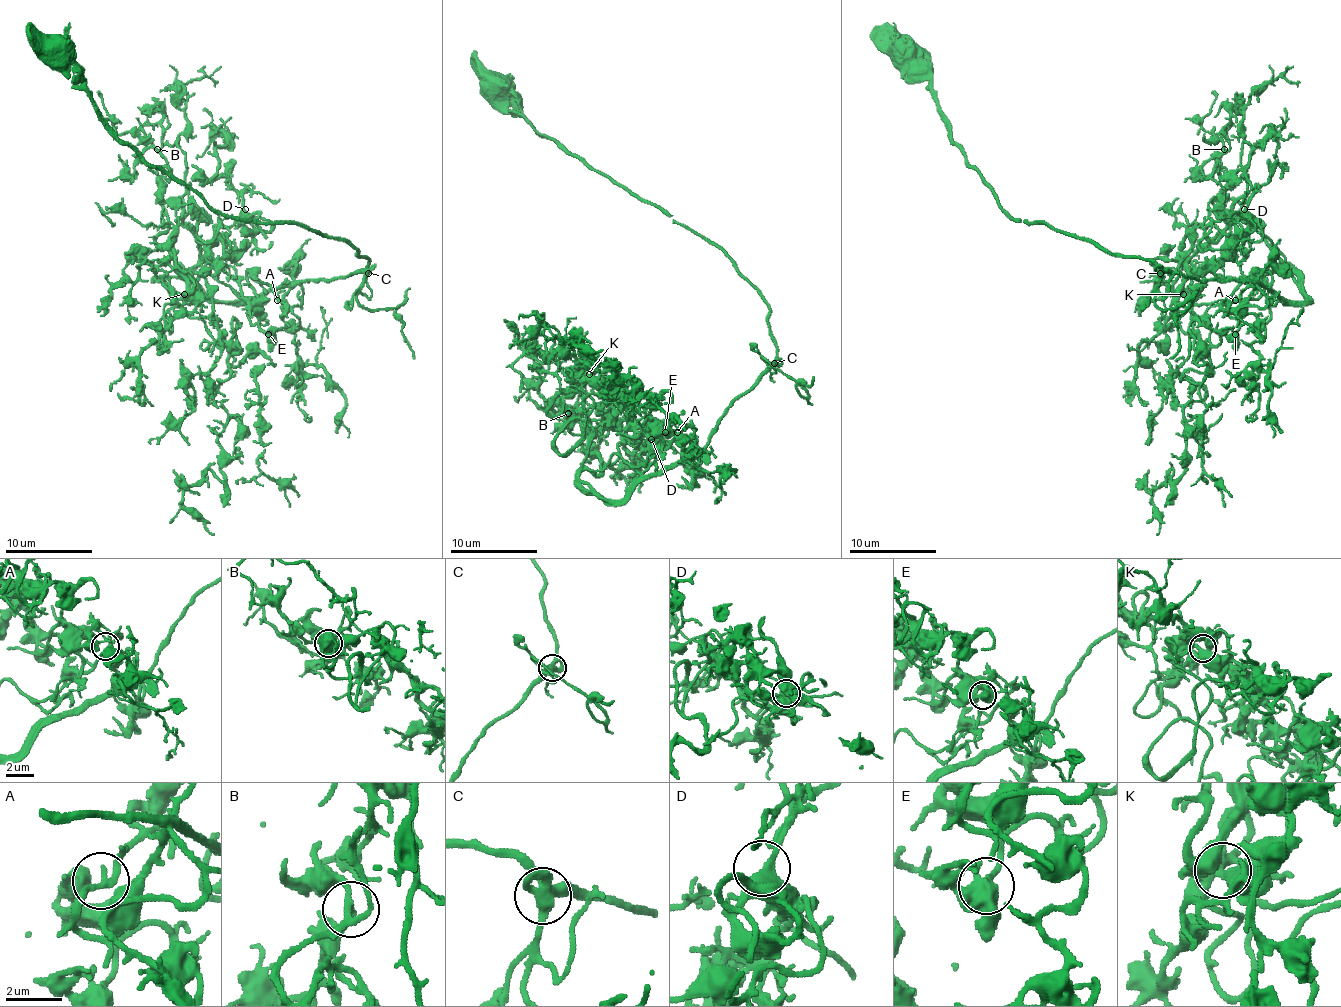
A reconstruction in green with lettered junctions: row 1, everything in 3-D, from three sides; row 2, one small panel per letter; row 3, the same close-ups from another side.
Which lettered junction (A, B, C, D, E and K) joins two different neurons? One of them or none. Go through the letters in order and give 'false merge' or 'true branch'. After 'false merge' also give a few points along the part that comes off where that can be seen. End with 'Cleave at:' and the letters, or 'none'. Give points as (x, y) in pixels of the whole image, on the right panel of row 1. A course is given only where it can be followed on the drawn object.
A: true branch
B: true branch
C: false merge | (1159, 272), (1153, 302), (1161, 309), (1171, 309), (1185, 302), (1189, 304), (1176, 324), (1178, 350), (1169, 359)
D: true branch
E: true branch
K: true branch
Cleave at: C

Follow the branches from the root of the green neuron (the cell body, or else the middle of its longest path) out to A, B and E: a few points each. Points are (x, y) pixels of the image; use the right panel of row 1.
A: (906, 49), (914, 47), (925, 69), (949, 138), (1010, 218), (1047, 222), (1185, 276), (1255, 285), (1235, 300)
B: (906, 49), (1010, 218), (1281, 296), (1263, 227), (1215, 205), (1224, 168), (1201, 170), (1224, 149)
E: (906, 49), (949, 138), (1010, 218), (1201, 281), (1258, 281), (1275, 296), (1270, 317), (1247, 313), (1236, 335)

